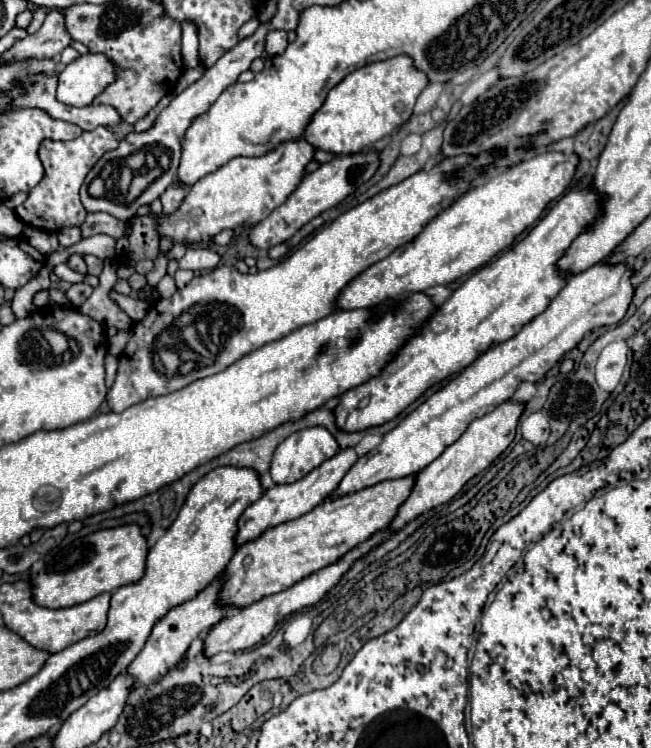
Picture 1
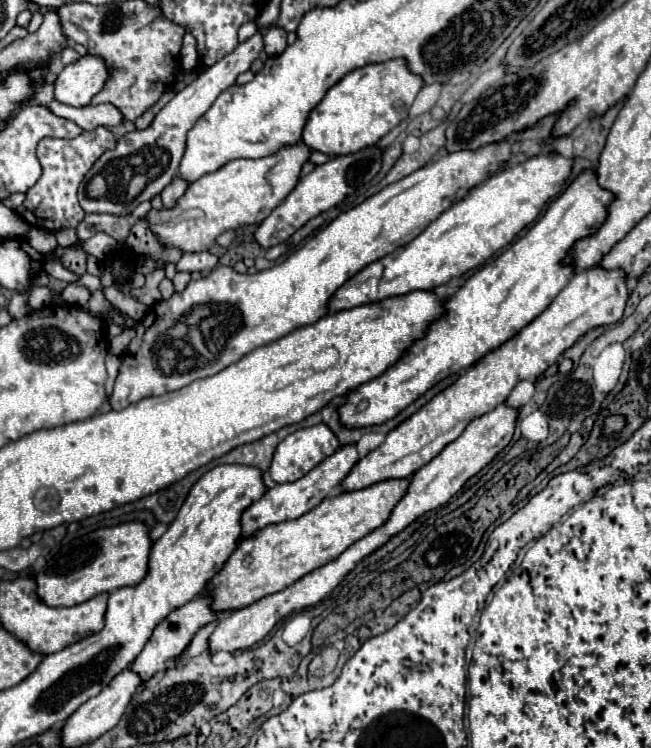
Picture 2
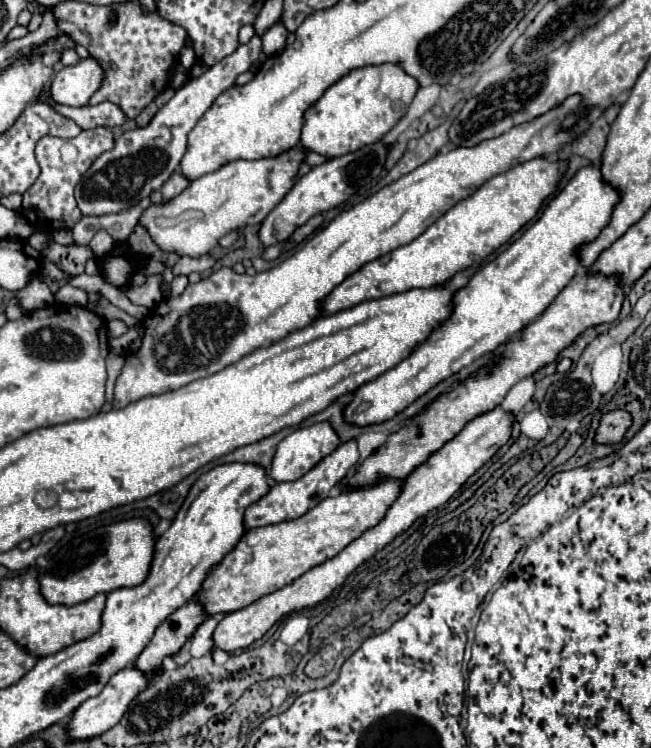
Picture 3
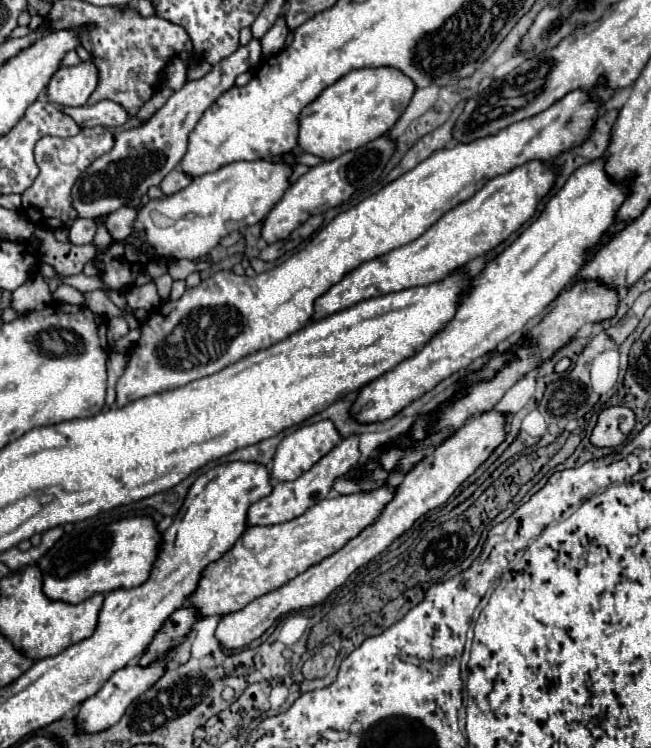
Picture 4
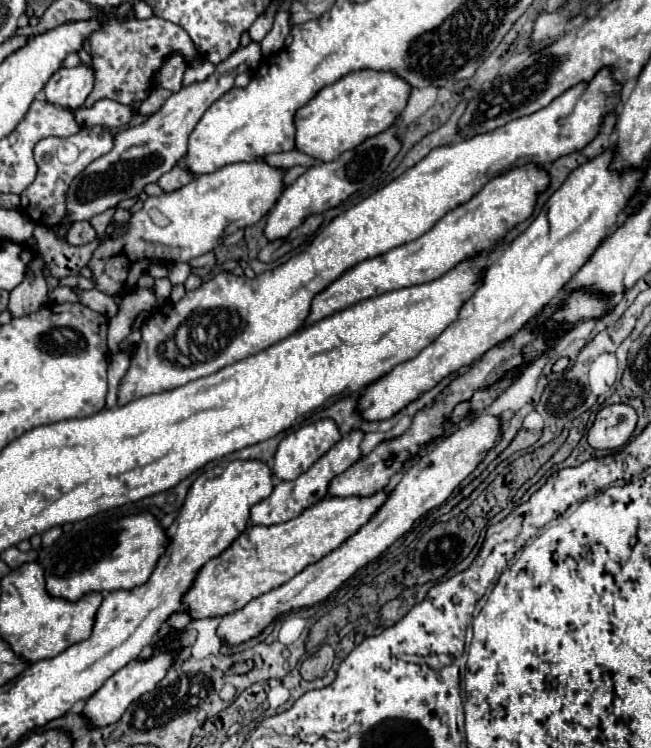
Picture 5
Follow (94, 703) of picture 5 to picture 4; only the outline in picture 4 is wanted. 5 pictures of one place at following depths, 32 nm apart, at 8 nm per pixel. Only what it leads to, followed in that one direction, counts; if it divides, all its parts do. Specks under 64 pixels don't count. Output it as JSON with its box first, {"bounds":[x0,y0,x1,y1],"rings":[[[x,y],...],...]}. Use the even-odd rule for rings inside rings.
{"bounds":[74,660,164,732],"rings":[[[158,660],[158,662],[150,664],[148,668],[142,668],[136,662],[132,662],[132,666],[126,666],[126,668],[118,670],[104,684],[104,688],[96,696],[92,696],[86,702],[82,702],[82,708],[80,708],[80,712],[76,714],[74,720],[80,720],[80,728],[84,728],[84,732],[104,732],[104,728],[110,728],[112,724],[116,724],[120,720],[120,716],[124,716],[124,712],[130,706],[130,702],[134,698],[138,698],[140,694],[144,694],[148,688],[152,688],[152,684],[162,674],[164,674],[164,660]]]}

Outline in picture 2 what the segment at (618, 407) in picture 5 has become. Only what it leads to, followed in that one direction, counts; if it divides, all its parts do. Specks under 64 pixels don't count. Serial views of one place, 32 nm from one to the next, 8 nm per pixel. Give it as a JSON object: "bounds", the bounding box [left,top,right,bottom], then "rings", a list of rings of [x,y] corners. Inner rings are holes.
{"bounds":[604,416,624,434],"rings":[[[610,416],[606,418],[606,426],[604,426],[604,434],[618,434],[624,426],[624,418],[622,416]]]}

